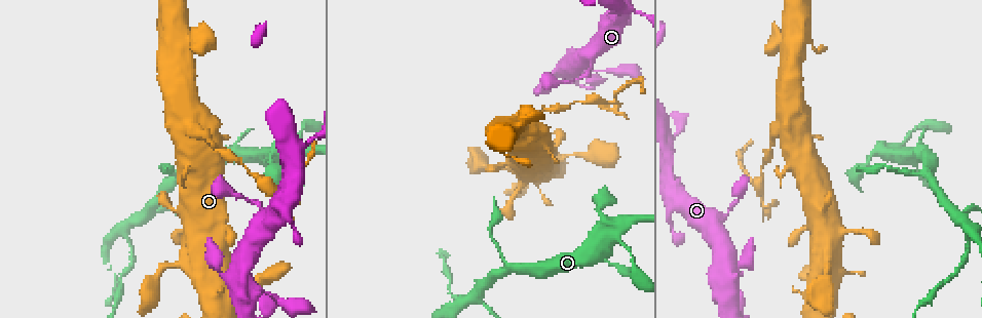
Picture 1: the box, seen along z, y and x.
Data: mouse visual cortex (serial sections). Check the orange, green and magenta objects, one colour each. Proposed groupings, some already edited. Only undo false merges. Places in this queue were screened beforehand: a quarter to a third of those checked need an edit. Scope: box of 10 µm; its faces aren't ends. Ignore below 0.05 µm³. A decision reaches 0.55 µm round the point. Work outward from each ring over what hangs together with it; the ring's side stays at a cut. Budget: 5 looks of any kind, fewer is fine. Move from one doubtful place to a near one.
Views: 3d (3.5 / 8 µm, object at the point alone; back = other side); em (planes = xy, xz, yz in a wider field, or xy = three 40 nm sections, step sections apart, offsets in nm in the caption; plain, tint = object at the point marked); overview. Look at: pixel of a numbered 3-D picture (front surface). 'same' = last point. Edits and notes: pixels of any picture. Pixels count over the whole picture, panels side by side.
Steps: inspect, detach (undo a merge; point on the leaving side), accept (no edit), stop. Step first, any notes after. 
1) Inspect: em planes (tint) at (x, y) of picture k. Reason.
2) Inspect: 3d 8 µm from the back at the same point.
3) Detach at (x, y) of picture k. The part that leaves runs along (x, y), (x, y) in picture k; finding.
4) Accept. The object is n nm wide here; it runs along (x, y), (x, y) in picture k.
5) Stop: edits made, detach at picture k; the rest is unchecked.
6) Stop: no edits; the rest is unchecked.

Inspect: 3d 3.5 µm at (932, 171) of picture 1. Thin arm on a thick one.

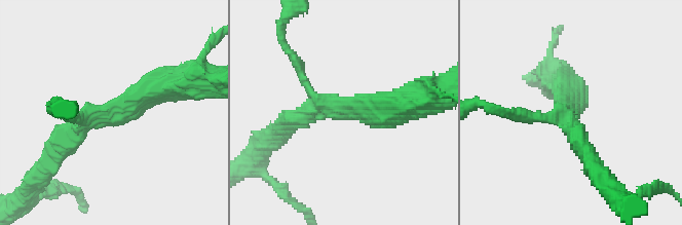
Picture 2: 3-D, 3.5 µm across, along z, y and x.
Inspect: em xy step 1 (tint) at (329, 110) of picture 2. 3 arms meet here; the arms are 150, 300, 400 nm wide.

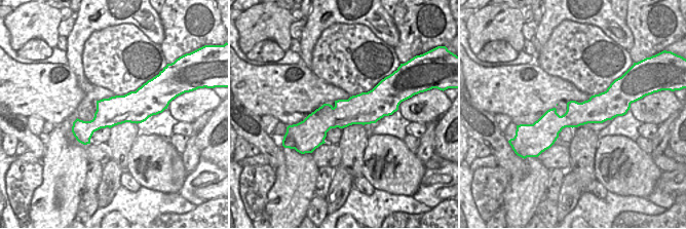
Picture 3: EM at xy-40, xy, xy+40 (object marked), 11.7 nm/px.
Accept. It runs along (157, 87), (117, 116), (91, 119), (53, 160) in picture 2; continuous, no second cell.

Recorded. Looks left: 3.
Inspect: 3d 8 µm from the back at (148, 214) of picture 1. Three arms meet.

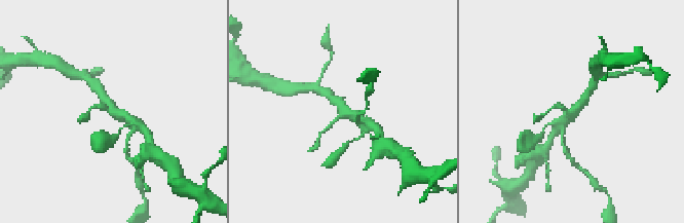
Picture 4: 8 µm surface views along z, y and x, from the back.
Inspect: 3d 3.5 µm at the same point. Closer look.

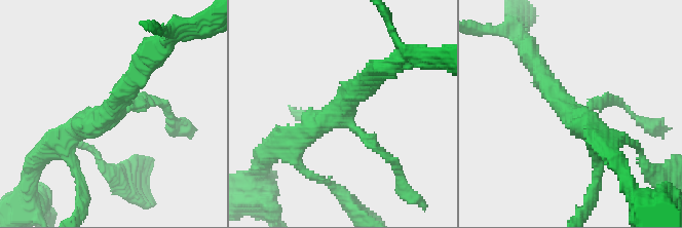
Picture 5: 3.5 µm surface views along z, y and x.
Accept. 3 arms meet here; it runs along (148, 64), (63, 146) in picture 5; continuous, no second cell.

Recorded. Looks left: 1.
Stop: no edits; the rest is unchecked.

